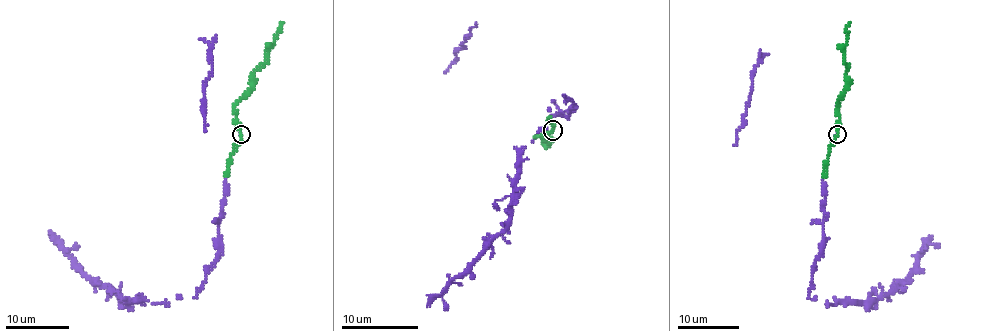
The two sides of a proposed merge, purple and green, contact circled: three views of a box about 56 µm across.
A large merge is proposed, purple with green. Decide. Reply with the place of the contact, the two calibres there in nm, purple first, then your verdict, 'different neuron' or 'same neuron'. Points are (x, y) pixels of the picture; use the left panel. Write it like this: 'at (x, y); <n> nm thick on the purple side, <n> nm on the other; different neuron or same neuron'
at (241, 134); 70 nm thick on the purple side, 190 nm on the other; same neuron

